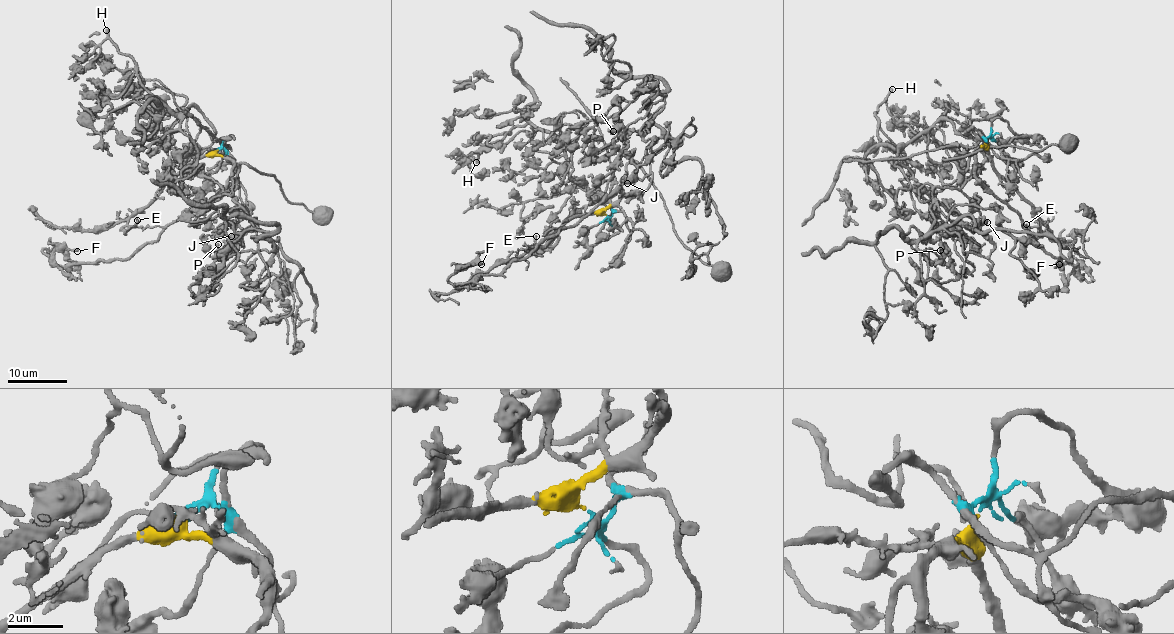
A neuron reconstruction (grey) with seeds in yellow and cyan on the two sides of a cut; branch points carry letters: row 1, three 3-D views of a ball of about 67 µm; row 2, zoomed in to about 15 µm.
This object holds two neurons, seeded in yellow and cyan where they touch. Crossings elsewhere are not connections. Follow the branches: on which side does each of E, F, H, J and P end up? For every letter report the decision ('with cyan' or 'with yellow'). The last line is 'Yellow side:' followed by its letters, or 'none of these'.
E: with yellow
F: with yellow
H: with cyan
J: with cyan
P: with cyan
Yellow side: E, F

